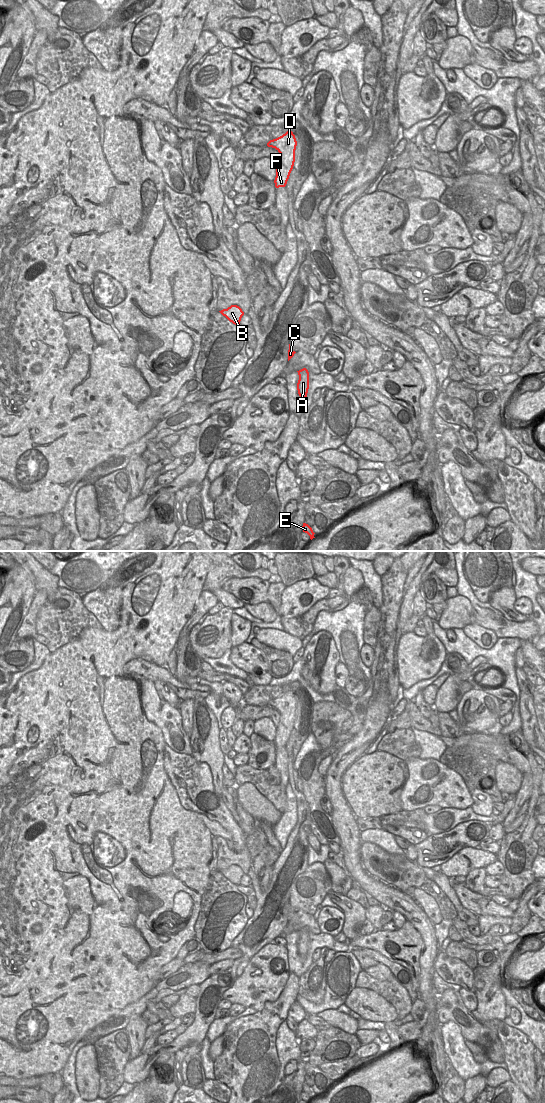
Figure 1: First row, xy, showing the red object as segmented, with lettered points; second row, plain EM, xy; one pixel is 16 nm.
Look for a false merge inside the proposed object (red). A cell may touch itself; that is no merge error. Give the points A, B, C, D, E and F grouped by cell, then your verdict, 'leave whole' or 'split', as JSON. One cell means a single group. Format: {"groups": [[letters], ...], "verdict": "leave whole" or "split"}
{"groups": [["A", "B", "C", "D", "E", "F"]], "verdict": "leave whole"}

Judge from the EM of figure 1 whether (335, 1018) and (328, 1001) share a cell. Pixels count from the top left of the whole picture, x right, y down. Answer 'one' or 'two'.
two

